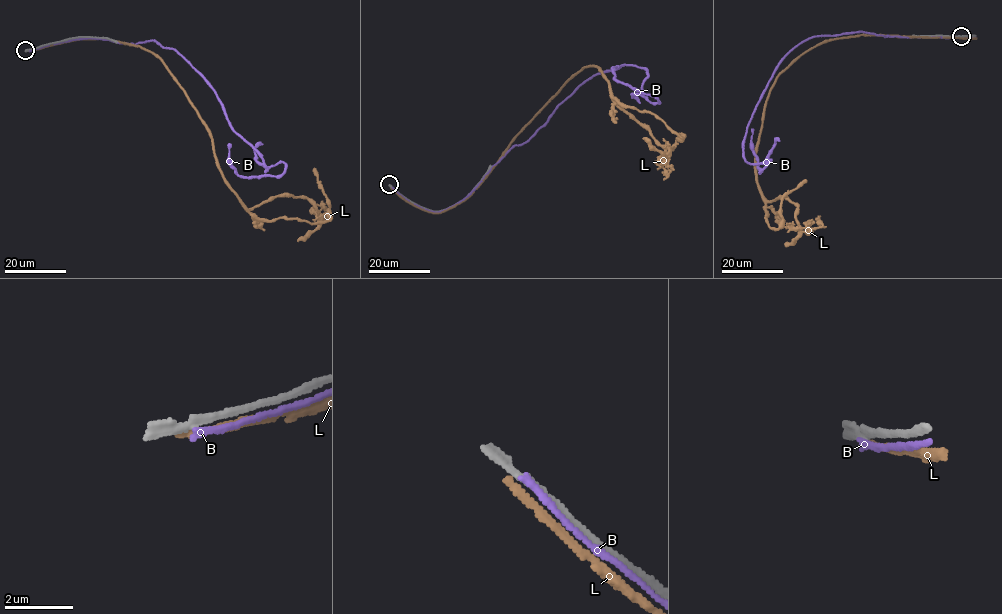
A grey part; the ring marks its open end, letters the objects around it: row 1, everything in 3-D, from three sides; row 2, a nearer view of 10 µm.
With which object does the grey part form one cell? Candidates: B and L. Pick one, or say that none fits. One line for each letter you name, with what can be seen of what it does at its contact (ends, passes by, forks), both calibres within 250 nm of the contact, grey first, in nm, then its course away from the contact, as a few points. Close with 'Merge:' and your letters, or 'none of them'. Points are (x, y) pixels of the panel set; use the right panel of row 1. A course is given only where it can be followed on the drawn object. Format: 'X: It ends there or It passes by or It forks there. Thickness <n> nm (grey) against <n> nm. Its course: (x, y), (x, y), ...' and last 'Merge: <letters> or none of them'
Merge: none of them

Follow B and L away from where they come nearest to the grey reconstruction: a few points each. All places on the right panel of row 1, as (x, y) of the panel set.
B: (963, 37), (811, 37), (782, 58), (749, 122), (743, 157), (770, 161), (760, 172), (752, 129)
L: (963, 37), (834, 38), (778, 75), (754, 165), (769, 228), (779, 227), (782, 198), (806, 179)

